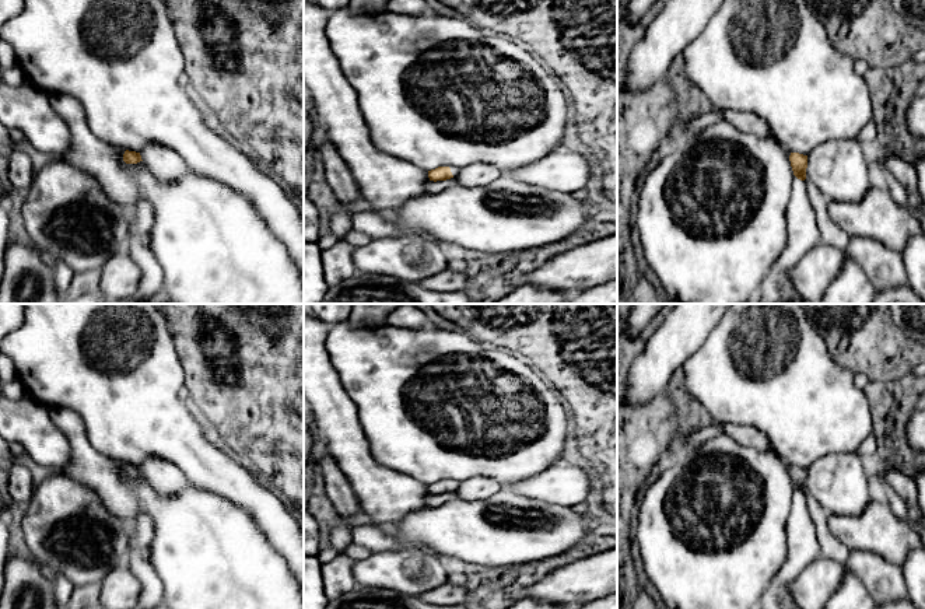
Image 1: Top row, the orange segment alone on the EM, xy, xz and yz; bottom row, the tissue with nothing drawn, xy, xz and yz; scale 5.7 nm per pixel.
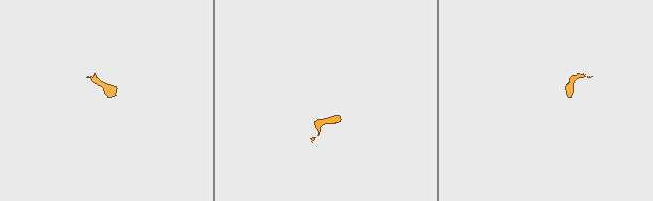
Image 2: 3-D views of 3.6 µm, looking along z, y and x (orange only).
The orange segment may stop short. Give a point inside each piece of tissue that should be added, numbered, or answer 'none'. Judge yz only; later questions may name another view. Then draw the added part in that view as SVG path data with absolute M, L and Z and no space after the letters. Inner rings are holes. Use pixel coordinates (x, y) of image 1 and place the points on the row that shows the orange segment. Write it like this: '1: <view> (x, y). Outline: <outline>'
1: yz (803, 234). Outline: M796 176L786 207L786 227L788 241L785 249L768 276L761 281L756 295L761 304L777 304L779 300L789 300L795 295L788 272L821 241L807 188L805 181Z

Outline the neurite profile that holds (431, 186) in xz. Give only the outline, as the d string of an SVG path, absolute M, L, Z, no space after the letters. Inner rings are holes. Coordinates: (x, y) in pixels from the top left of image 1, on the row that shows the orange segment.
M451 178L451 179L446 179L446 181L437 181L437 182L428 181L425 183L425 190L428 193L439 193L439 192L442 192L442 190L445 190L445 189L448 189L448 188L456 185L456 183L458 183L456 178Z

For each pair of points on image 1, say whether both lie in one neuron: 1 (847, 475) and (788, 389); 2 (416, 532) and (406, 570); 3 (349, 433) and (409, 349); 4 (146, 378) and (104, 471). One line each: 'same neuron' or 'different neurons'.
1: different neurons
2: different neurons
3: different neurons
4: different neurons

